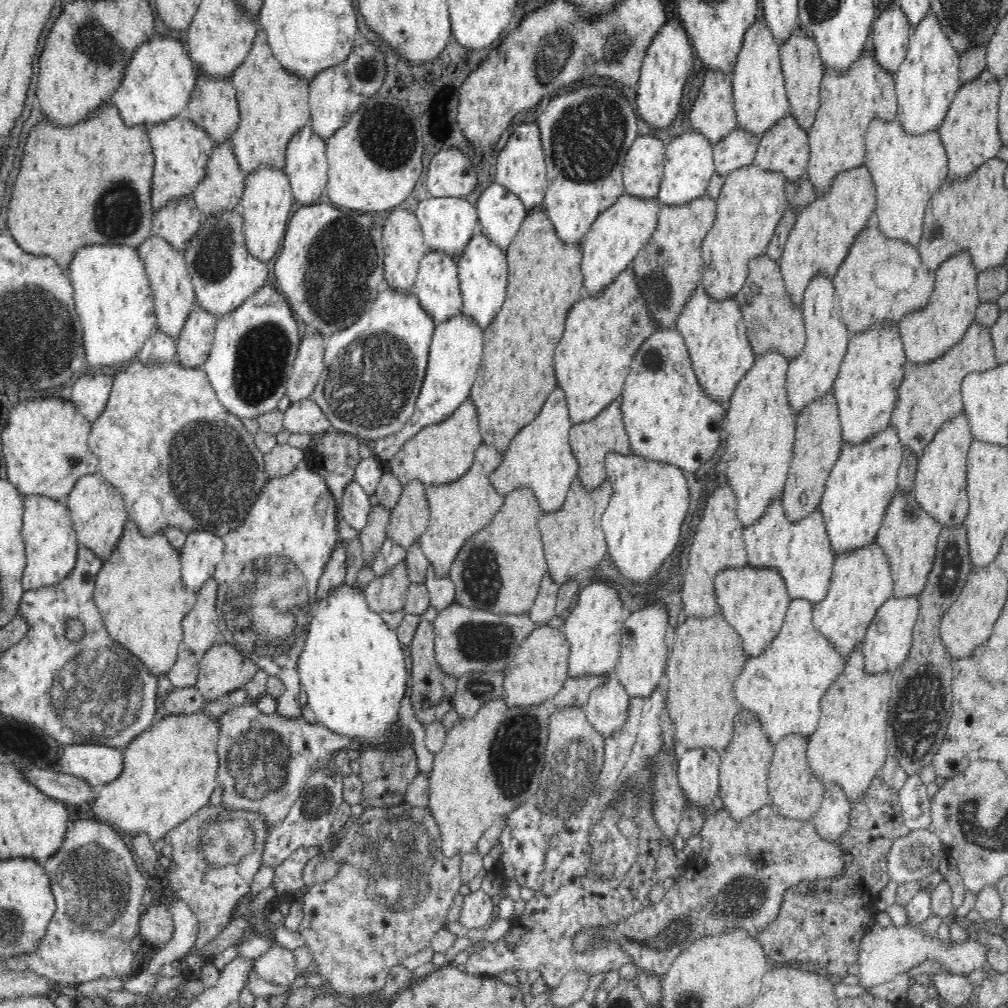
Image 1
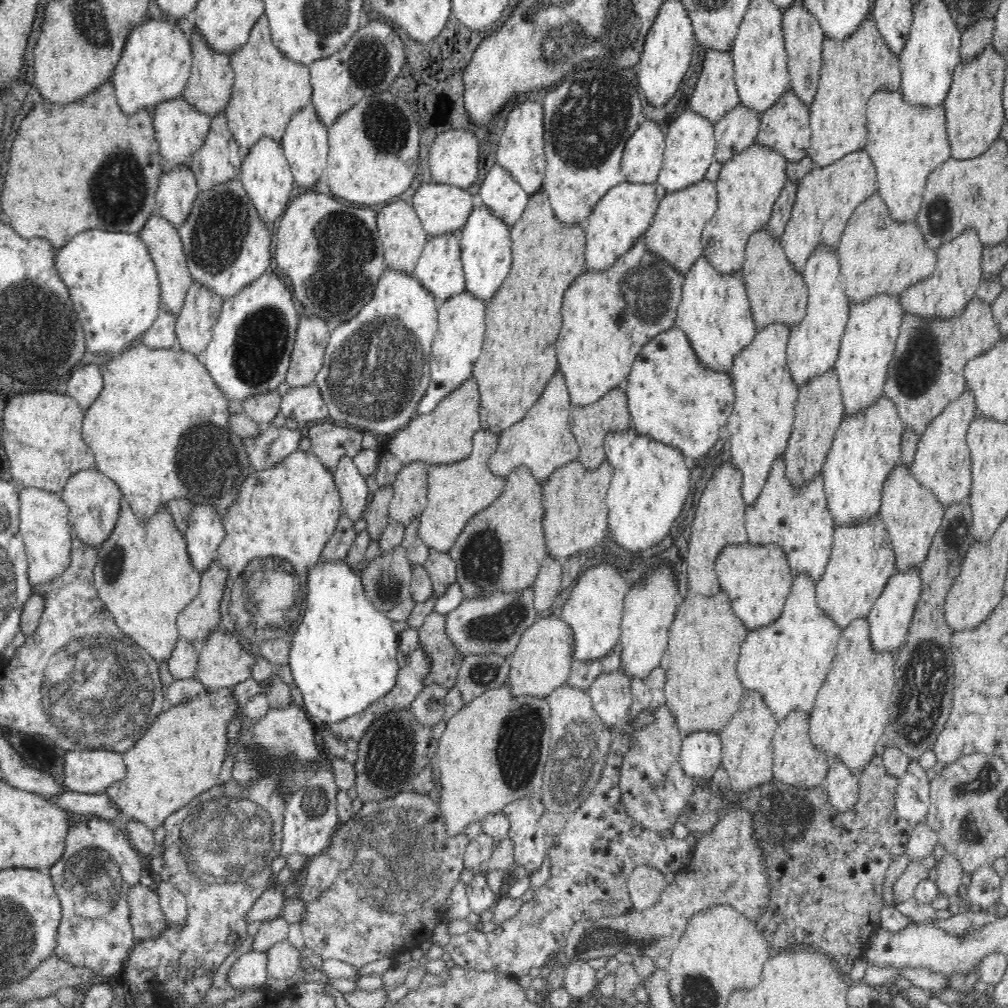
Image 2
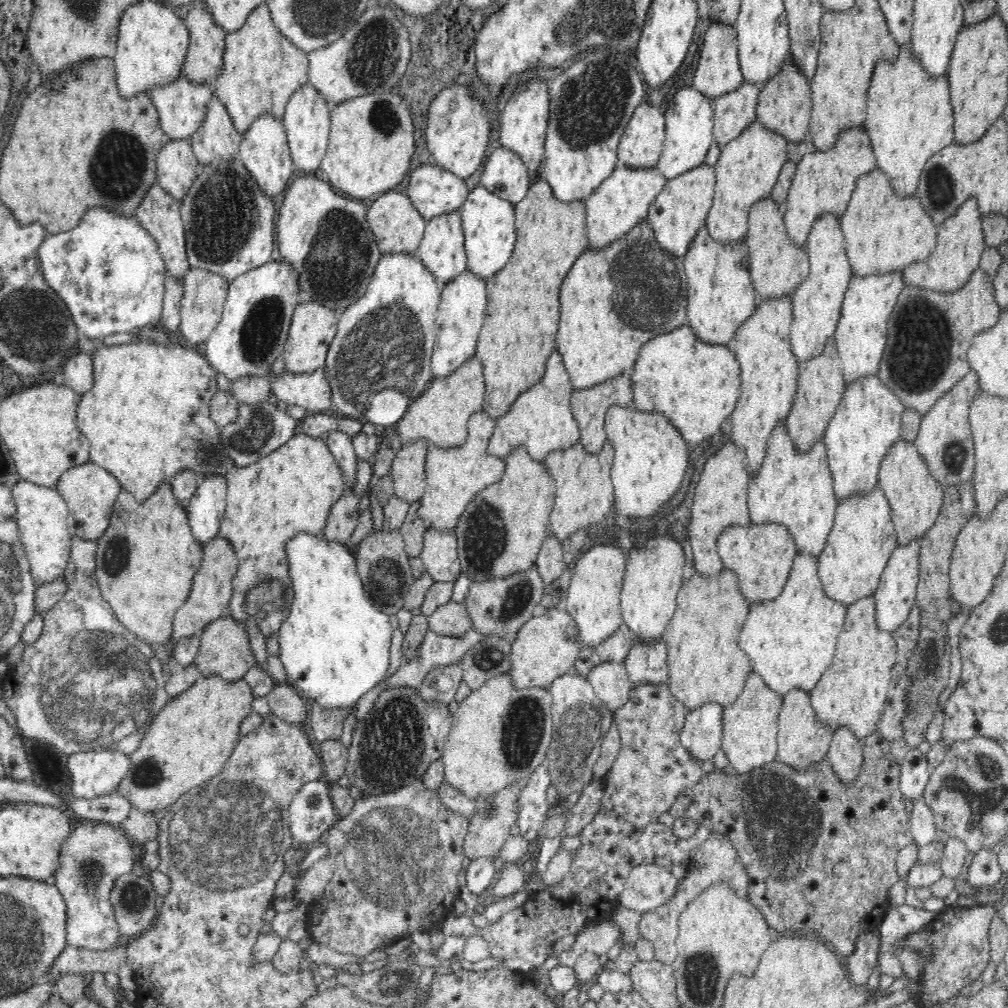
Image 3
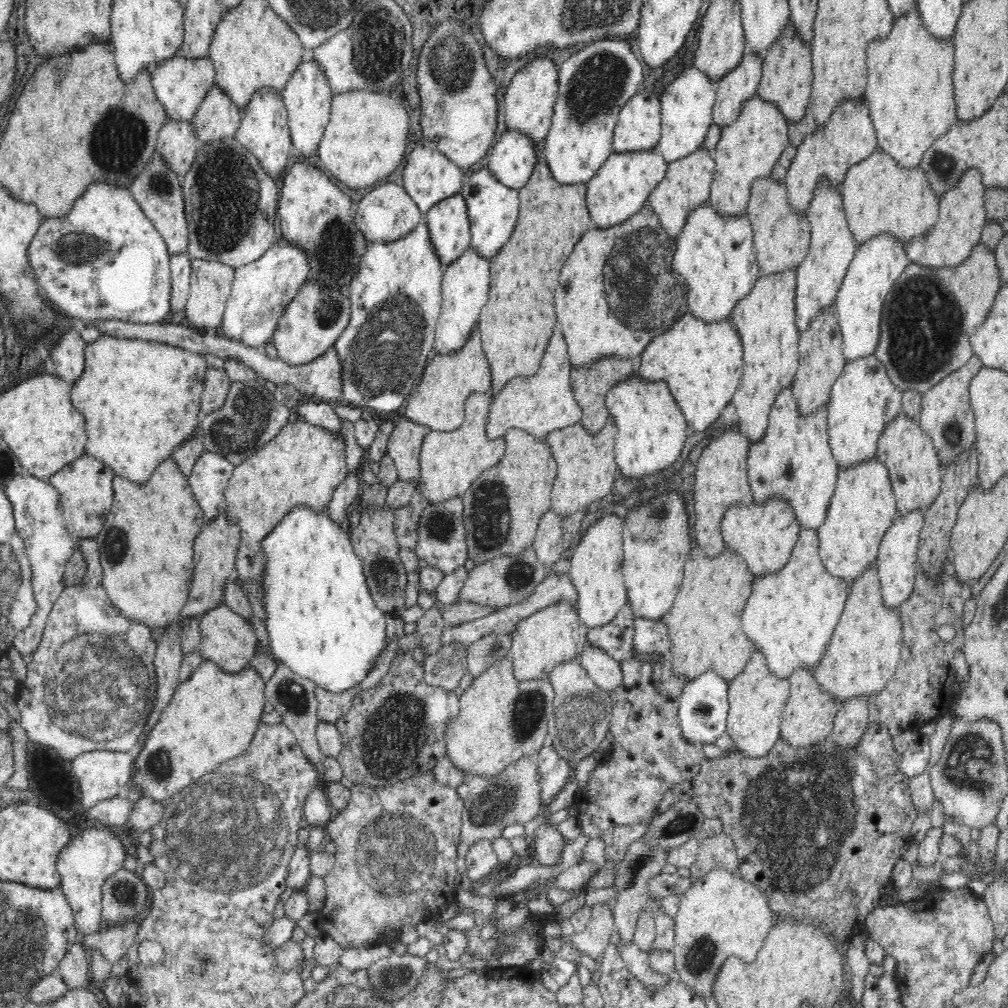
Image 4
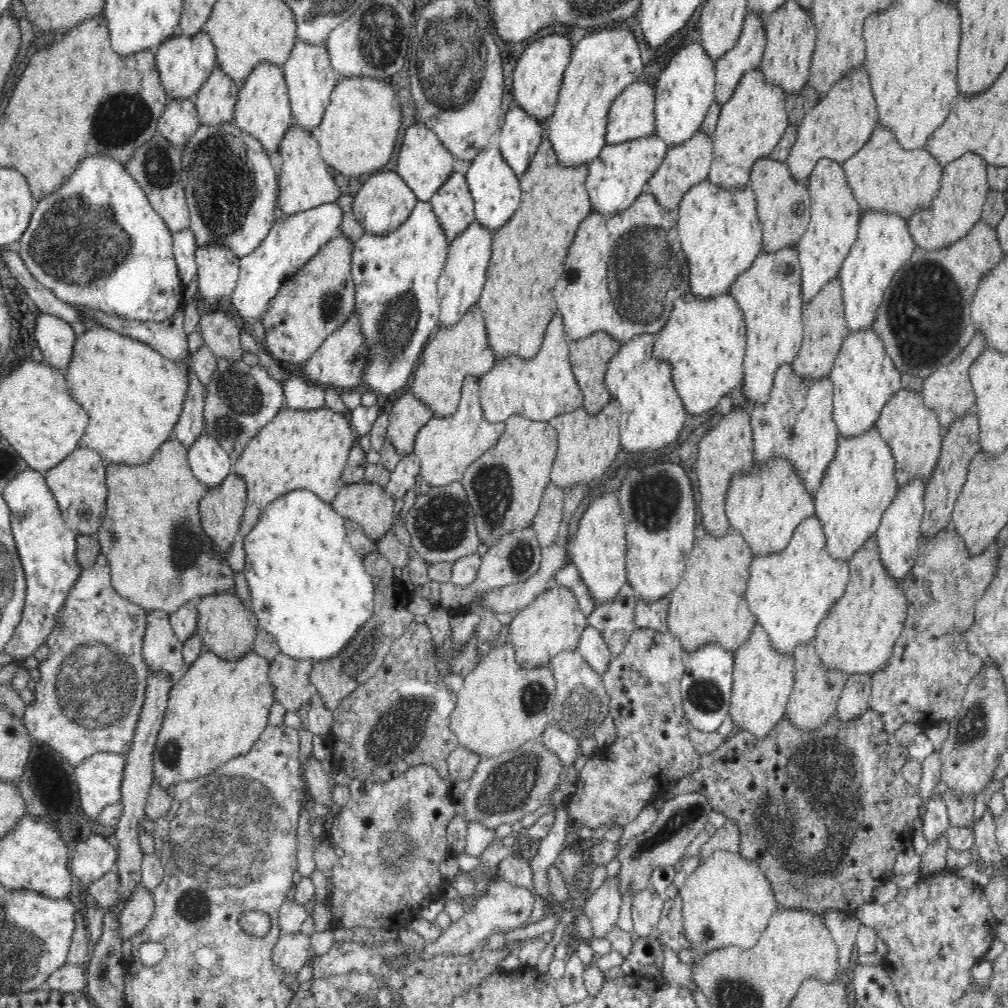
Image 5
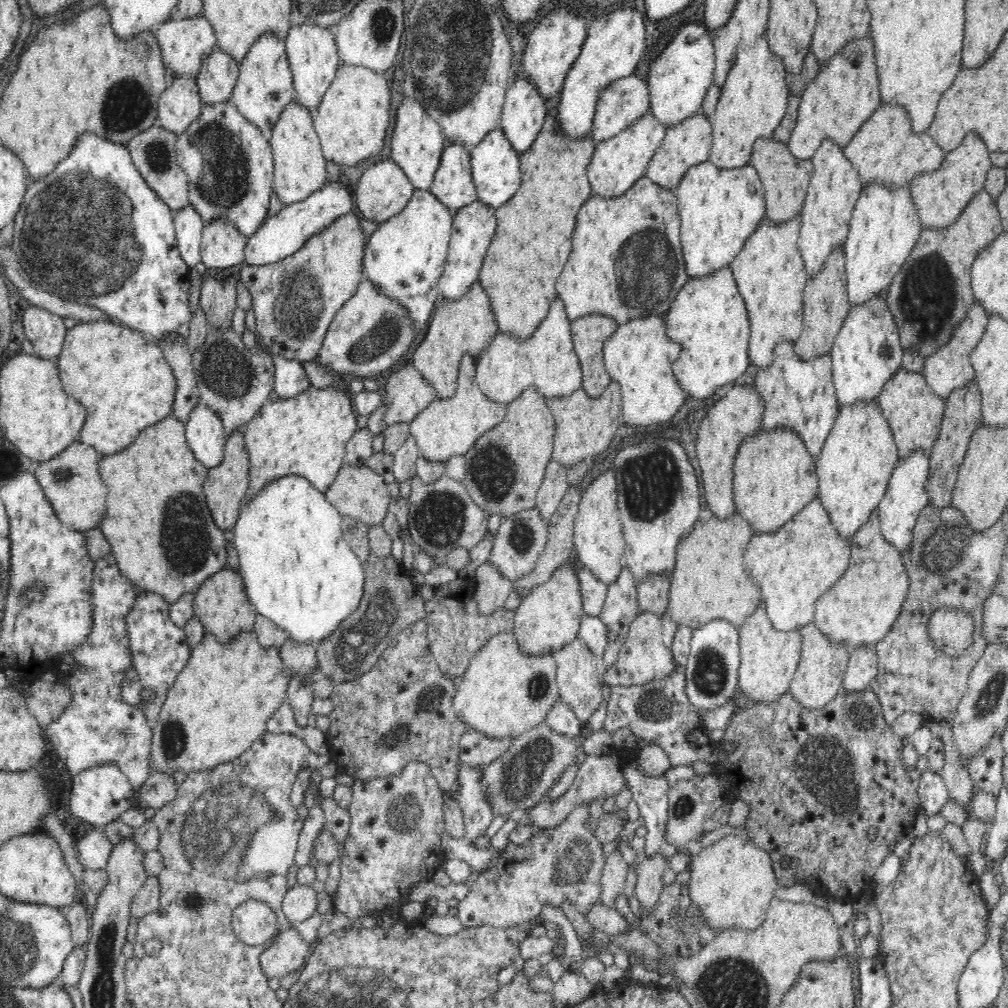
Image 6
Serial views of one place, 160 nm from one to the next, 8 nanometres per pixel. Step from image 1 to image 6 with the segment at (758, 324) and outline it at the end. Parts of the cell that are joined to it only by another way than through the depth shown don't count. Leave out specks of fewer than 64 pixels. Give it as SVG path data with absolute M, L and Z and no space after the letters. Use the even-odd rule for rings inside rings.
M760 138L754 143L749 164L756 169L762 181L766 218L780 225L800 216L813 170L812 161L798 160L786 144L776 142L775 138Z

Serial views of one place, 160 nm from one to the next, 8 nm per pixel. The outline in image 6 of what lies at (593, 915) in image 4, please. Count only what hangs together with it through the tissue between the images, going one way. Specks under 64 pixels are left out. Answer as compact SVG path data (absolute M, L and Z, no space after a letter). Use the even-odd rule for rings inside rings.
M616 849L605 859L599 902L606 908L615 908L616 898L622 894L626 878L628 878L628 863Z

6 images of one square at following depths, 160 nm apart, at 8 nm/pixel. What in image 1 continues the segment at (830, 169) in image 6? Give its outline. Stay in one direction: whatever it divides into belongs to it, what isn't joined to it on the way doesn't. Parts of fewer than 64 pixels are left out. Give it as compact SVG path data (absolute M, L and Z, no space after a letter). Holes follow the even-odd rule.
M819 275L813 278L804 292L802 309L806 329L805 348L802 355L789 361L787 370L787 395L796 416L812 400L824 396L830 388L833 388L850 338L846 325L843 321L840 322L840 310L836 304L834 284L830 277Z

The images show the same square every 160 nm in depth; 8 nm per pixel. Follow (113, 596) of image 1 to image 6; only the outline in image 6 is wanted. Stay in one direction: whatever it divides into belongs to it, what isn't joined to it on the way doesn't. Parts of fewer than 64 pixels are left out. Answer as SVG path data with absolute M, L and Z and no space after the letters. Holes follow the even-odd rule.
M173 413L144 428L124 452L104 456L100 460L99 473L109 492L107 513L98 528L111 546L110 553L114 555L121 575L135 586L136 591L155 592L169 605L174 604L179 596L195 593L208 576L226 566L227 541L223 531L215 525L202 492L208 468L196 460L185 437L185 424Z

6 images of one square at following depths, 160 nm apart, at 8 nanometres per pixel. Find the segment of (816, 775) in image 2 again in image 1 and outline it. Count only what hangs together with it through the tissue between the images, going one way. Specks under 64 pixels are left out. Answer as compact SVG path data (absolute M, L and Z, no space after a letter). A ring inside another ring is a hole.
M790 734L784 736L773 750L772 763L768 774L768 790L772 796L772 804L776 806L779 816L786 819L811 822L815 812L820 808L826 784L816 780L810 772L810 765L806 762L807 740L801 735Z

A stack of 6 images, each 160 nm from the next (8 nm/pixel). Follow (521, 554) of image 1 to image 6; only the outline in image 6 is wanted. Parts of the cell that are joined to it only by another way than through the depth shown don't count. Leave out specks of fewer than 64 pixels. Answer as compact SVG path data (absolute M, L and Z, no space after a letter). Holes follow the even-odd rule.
M528 387L516 400L507 405L507 413L500 424L484 432L474 446L464 454L466 474L462 484L472 500L488 514L504 517L514 516L516 512L537 506L537 491L542 485L546 464L552 459L555 420L548 408L546 399L537 388Z

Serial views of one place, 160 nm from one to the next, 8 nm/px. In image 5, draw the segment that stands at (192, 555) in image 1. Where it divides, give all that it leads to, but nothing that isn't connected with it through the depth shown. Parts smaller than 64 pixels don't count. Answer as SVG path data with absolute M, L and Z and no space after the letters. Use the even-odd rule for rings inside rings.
M202 432L187 450L187 459L193 475L207 488L213 490L232 472L229 454L208 433Z

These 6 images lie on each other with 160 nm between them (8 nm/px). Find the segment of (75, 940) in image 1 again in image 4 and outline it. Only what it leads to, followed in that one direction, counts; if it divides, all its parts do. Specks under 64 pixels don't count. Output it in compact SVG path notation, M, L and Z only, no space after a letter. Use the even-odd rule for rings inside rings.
M101 825L84 830L59 852L56 861L57 871L60 873L61 880L59 886L73 910L75 925L80 937L94 934L94 932L100 931L101 928L107 924L102 916L102 885L107 878L110 878L112 874L123 868L125 858L126 851L124 850L122 842L118 839L118 836L112 834L110 830Z

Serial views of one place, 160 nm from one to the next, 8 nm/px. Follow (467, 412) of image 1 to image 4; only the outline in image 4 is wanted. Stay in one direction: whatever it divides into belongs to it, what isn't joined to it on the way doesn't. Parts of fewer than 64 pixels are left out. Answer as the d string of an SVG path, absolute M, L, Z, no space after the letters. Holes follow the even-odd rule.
M478 326L472 328L470 334L469 340L460 351L450 355L433 353L430 356L421 380L407 397L405 418L416 424L427 426L431 431L452 432L460 428L460 424L464 422L465 402L468 396L474 392L480 394L489 392L490 368L482 349Z

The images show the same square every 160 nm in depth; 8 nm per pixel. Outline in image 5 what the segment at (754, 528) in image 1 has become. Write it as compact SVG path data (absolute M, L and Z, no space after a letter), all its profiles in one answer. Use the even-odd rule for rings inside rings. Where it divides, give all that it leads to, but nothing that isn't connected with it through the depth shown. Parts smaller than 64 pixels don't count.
M780 364L766 404L751 404L751 427L755 464L772 458L787 458L811 498L820 489L824 472L834 458L839 436L833 419L833 384L828 376L822 380L805 380L796 376L792 364Z

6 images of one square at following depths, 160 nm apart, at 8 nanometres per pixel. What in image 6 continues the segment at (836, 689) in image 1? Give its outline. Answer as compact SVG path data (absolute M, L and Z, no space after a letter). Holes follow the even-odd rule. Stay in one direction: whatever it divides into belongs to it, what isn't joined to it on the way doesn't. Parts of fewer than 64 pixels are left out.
M878 508L872 512L868 522L856 530L849 539L851 559L846 574L832 586L828 592L816 602L816 626L832 642L839 642L851 651L858 646L872 646L877 644L888 634L895 620L898 618L909 588L909 576L902 562L902 555L890 544L881 533Z

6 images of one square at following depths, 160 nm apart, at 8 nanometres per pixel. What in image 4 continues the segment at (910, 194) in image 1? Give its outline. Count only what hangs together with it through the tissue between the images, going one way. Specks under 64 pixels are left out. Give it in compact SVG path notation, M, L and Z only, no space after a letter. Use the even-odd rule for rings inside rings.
M916 7L894 20L888 38L872 40L866 48L867 86L863 98L876 128L879 149L900 164L900 168L919 166L927 148L957 120L953 91L954 51L952 38L938 40L927 31Z

